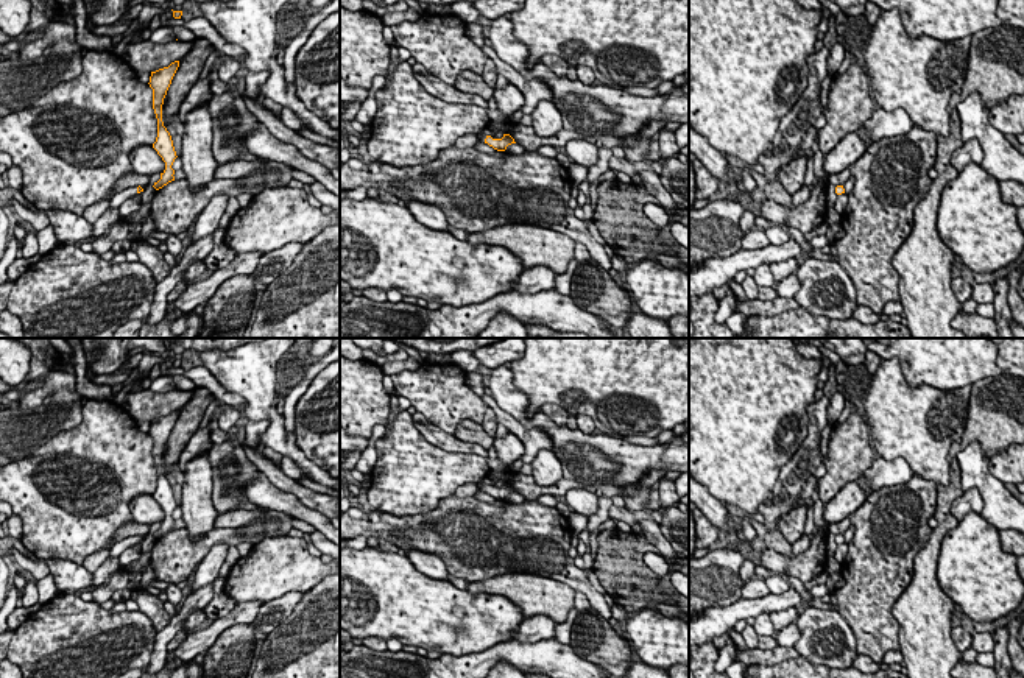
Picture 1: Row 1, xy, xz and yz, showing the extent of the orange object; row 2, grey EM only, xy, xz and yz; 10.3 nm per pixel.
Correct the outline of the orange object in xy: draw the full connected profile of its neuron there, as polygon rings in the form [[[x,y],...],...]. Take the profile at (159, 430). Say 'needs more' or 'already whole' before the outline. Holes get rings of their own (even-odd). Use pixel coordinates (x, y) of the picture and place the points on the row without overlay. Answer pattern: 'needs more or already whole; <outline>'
already whole; [[[175,410],[168,416],[151,421],[148,432],[150,436],[153,438],[153,458],[157,468],[157,486],[156,491],[153,493],[153,497],[165,511],[165,519],[161,522],[161,528],[153,535],[156,539],[175,530],[173,525],[175,519],[171,517],[171,514],[178,505],[173,496],[171,485],[162,471],[162,454],[178,416],[179,410]]]

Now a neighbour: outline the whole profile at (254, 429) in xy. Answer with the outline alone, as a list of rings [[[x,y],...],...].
[[[248,421],[246,432],[245,432],[245,441],[248,446],[256,447],[260,443],[260,435],[265,433],[268,429],[270,421]]]

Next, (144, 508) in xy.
[[[139,494],[129,503],[132,521],[137,524],[153,525],[164,522],[165,511],[153,497],[153,494]]]

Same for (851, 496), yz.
[[[846,483],[837,496],[823,508],[823,522],[837,524],[854,513],[868,497],[868,494],[856,483]]]

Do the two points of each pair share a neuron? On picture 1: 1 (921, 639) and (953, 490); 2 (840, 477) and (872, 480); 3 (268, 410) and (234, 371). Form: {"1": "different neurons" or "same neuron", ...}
{"1": "same neuron", "2": "different neurons", "3": "same neuron"}

